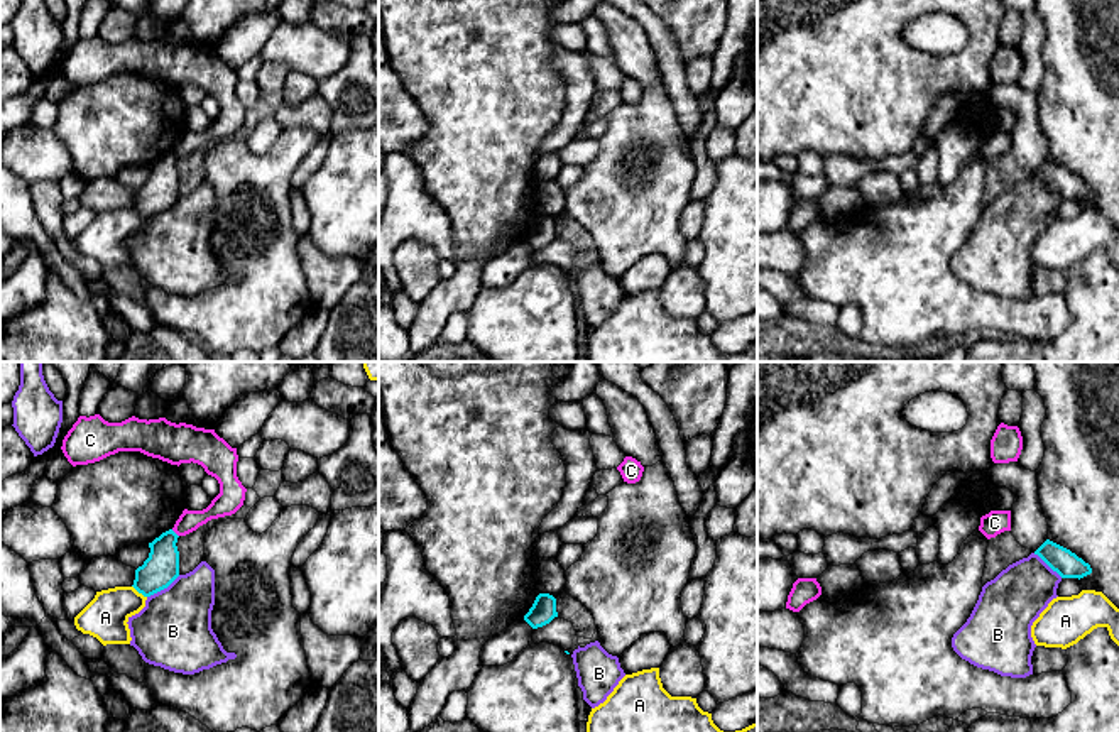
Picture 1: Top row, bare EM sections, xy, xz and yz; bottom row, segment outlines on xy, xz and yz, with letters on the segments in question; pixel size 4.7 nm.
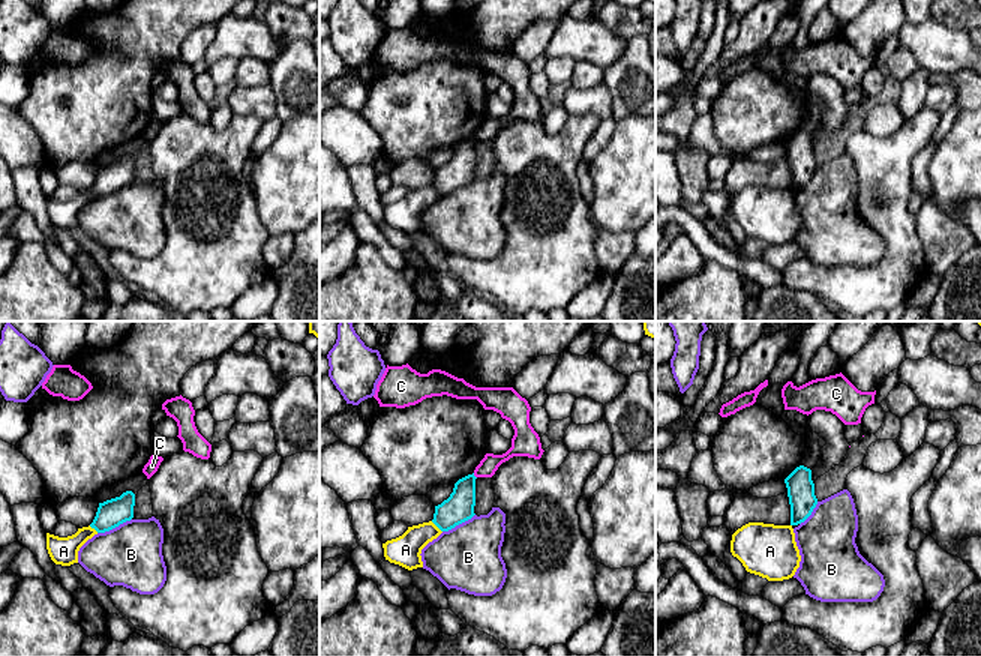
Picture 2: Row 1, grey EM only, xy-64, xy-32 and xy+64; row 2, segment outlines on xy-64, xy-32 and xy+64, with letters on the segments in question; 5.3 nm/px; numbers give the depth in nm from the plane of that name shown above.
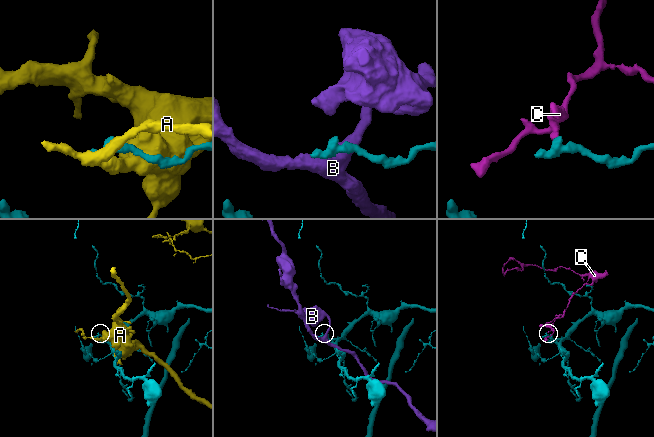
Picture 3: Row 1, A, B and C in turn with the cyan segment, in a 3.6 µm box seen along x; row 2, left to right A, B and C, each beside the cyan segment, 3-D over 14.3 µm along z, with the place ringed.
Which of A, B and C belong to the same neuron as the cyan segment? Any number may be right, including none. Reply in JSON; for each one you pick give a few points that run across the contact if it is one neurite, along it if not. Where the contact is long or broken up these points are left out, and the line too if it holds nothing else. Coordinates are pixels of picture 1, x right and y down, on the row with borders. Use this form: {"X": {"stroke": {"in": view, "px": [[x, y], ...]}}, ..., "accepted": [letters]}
{"accepted": []}

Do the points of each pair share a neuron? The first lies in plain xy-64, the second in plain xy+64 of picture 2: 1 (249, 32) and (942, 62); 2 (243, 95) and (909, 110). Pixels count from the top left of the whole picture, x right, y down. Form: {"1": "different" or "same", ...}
{"1": "same", "2": "different"}

